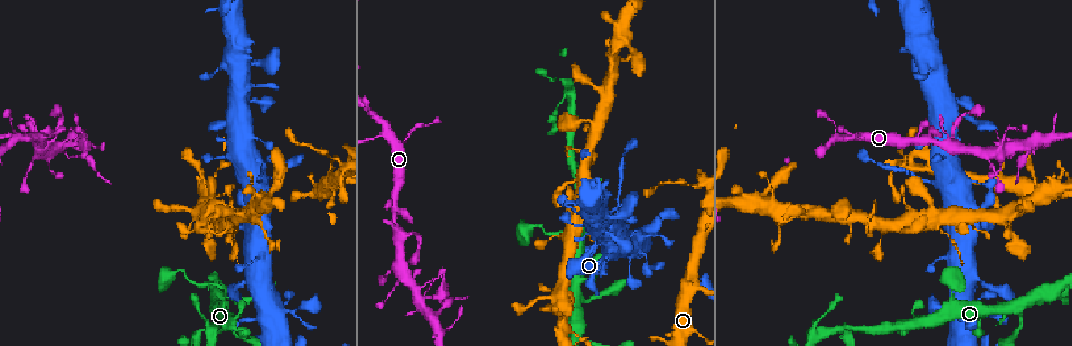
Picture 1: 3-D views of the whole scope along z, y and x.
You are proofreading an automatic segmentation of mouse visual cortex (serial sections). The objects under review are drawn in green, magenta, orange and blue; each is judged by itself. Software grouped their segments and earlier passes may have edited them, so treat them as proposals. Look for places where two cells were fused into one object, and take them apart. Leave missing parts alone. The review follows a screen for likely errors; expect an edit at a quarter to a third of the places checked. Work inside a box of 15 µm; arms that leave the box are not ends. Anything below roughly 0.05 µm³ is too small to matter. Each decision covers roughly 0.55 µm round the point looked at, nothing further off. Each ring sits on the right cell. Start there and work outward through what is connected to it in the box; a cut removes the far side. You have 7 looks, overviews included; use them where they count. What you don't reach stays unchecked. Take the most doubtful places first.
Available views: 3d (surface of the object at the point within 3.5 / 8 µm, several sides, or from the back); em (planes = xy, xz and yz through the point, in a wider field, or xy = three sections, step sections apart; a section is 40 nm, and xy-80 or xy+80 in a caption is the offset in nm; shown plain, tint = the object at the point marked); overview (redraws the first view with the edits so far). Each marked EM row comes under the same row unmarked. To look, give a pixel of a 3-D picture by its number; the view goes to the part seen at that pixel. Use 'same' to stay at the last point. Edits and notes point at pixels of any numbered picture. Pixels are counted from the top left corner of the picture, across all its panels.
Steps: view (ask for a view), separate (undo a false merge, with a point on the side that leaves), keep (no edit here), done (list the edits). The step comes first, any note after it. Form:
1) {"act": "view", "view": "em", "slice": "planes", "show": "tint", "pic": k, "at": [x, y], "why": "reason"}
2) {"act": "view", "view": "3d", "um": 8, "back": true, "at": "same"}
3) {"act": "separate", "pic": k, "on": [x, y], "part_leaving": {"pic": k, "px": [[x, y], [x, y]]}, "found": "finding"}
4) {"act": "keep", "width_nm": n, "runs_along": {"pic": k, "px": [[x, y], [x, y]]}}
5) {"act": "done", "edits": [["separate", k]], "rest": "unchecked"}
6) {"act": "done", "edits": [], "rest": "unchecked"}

{"act": "view", "view": "em", "slice": "xy", "step": 2, "show": "tint", "pic": 1, "at": [933, 184], "why": "thick turns thin"}

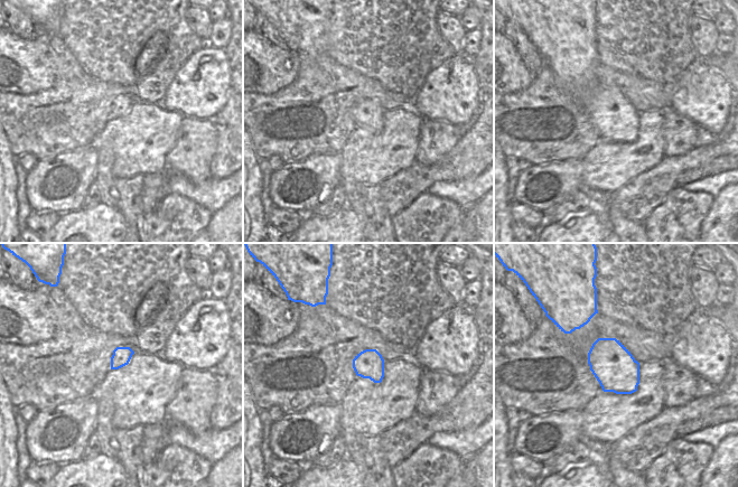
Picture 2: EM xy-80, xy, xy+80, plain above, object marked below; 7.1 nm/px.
{"act": "view", "view": "3d", "um": 3.5, "at": "same", "why": "wider look"}

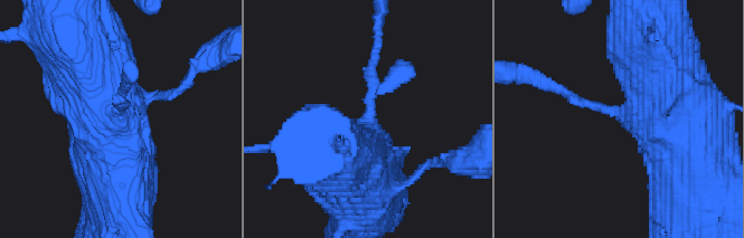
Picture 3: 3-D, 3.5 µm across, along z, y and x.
{"act": "keep", "runs_along": {"pic": 3, "px": [[677, 105], [628, 115], [548, 82]]}, "found": "all the same cell"}

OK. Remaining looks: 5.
{"act": "view", "view": "3d", "um": 8, "pic": 1, "at": [219, 283], "why": "abrupt turn"}

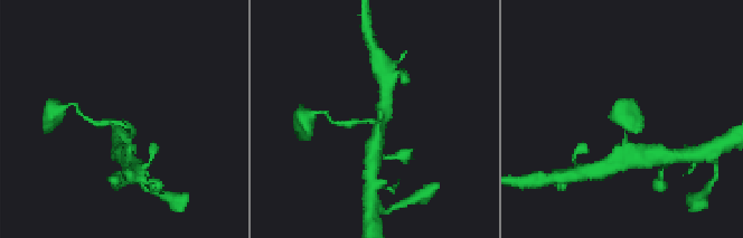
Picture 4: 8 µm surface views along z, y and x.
{"act": "view", "view": "em", "slice": "xy", "step": 1, "show": "tint", "pic": 4, "at": [124, 124], "why": "shape alone is not enough"}

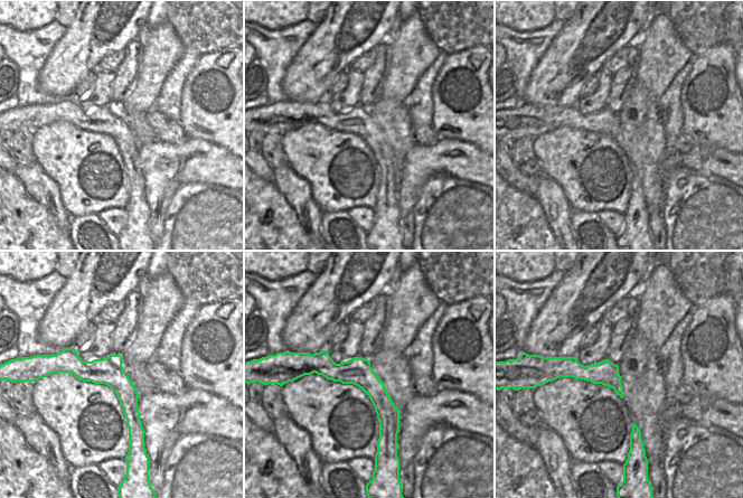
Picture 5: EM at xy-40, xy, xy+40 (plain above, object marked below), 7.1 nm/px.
{"act": "keep", "arm_widths_nm": [200, 250], "runs_along": {"pic": 4, "px": [[127, 158], [127, 127], [92, 122]]}, "found": "all the same cell"}

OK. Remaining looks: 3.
{"act": "view", "view": "3d", "um": 3.5, "pic": 1, "at": [904, 156], "why": "narrows sharply"}

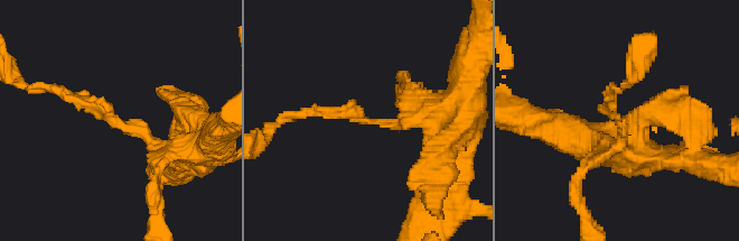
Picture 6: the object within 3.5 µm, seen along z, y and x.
{"act": "view", "view": "em", "slice": "xy", "step": 5, "show": "tint", "pic": 6, "at": [623, 126], "arm_widths_nm": [150, 250]}

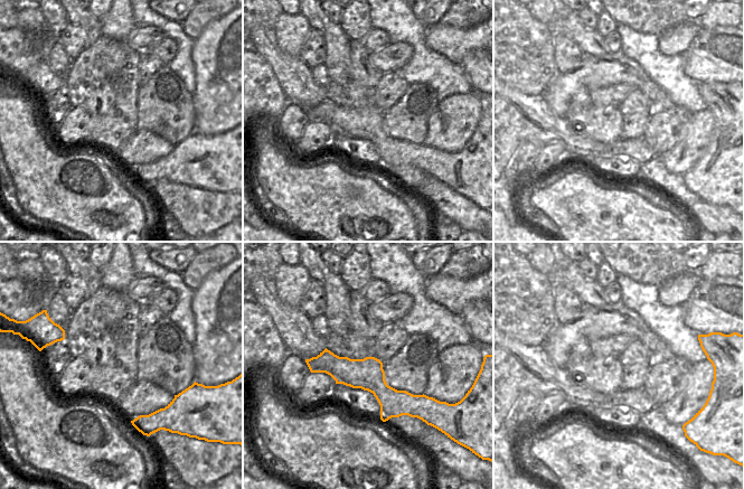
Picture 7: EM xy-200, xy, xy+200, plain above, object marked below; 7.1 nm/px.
{"act": "view", "view": "em", "slice": "xy", "step": 1, "show": "tint", "at": "same"}

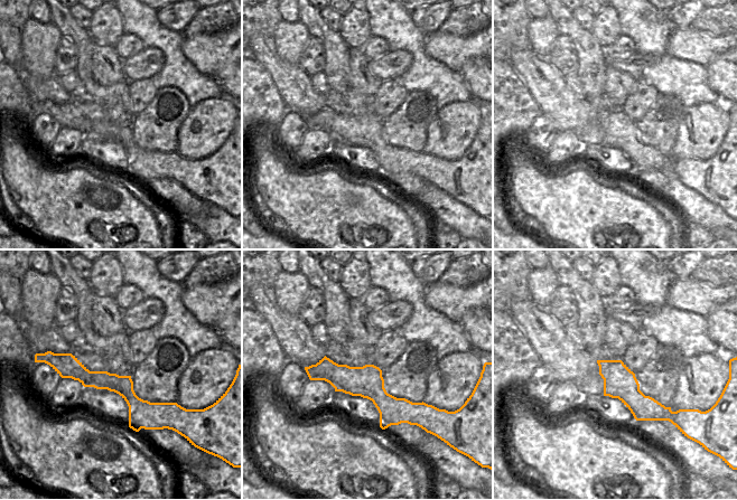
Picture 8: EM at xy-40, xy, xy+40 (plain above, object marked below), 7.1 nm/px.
{"act": "keep", "runs_along": {"pic": 8, "px": [[45, 357], [115, 383], [143, 411], [180, 411]]}, "found": "all the same cell"}

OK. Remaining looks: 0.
{"act": "done", "edits": [], "rest": "unchecked"}

